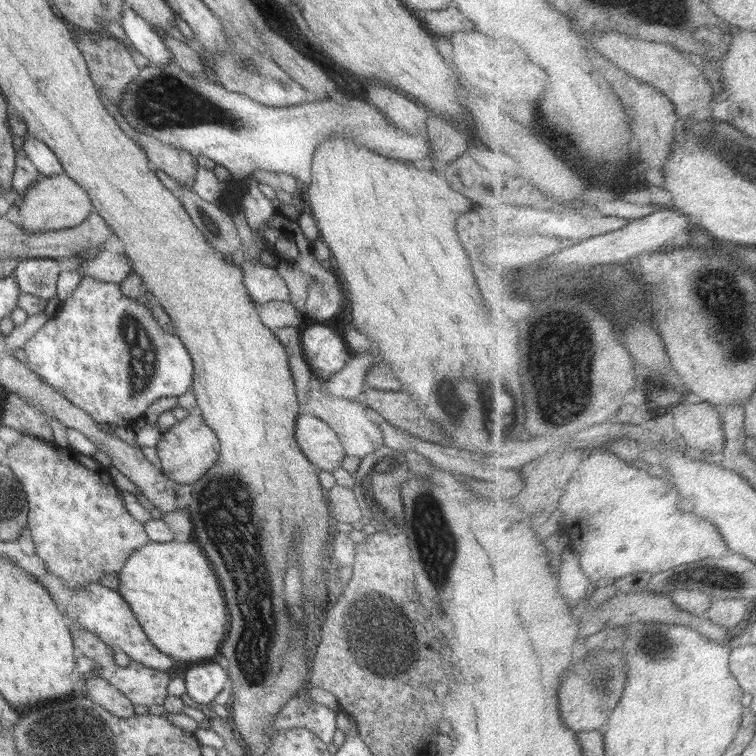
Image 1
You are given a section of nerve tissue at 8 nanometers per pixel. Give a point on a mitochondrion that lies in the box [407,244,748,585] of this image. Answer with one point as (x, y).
(555, 339)

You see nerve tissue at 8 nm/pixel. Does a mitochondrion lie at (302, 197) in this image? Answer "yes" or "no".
no

